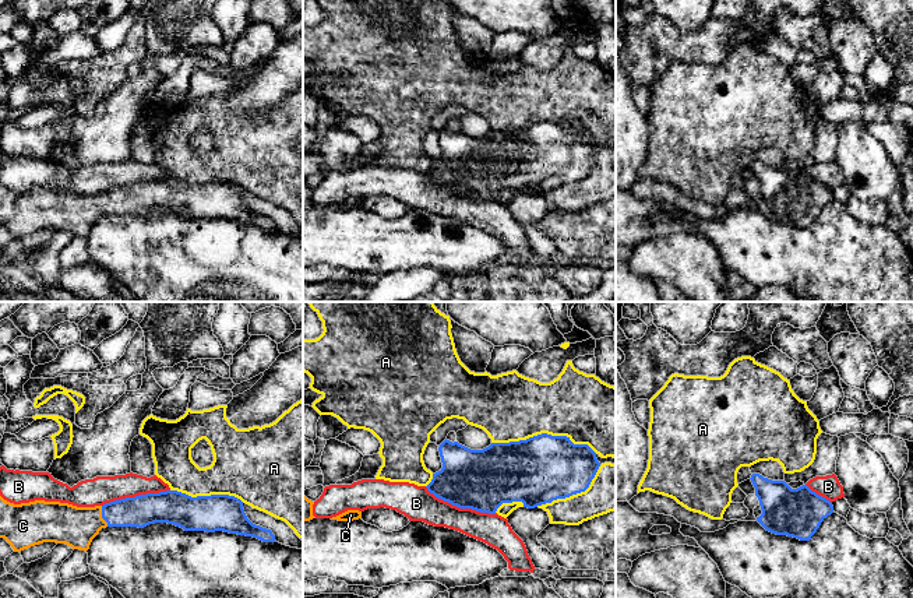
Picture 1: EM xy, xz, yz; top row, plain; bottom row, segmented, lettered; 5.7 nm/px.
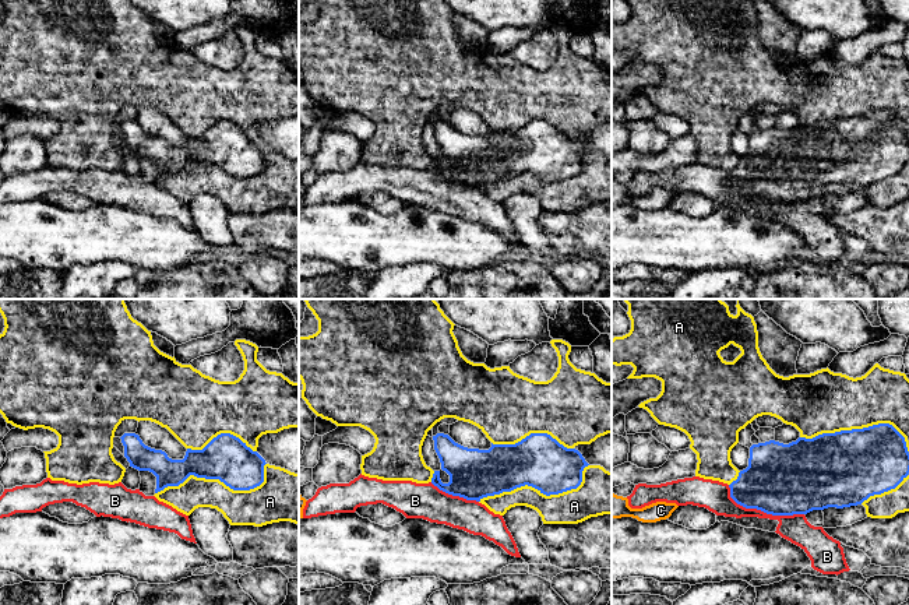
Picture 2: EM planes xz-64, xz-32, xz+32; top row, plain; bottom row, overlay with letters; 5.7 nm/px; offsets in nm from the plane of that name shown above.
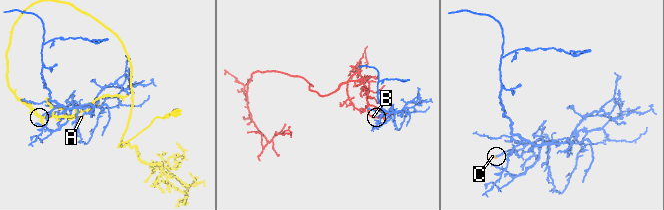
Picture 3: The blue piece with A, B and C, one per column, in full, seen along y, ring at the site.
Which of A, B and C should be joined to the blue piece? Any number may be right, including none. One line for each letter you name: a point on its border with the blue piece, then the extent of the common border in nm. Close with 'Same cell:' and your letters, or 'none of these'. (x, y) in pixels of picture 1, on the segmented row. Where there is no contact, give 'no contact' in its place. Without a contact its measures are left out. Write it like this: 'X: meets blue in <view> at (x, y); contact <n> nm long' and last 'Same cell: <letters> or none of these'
C: meets blue in xy at (102, 516); contact 130 nm long
Same cell: C

